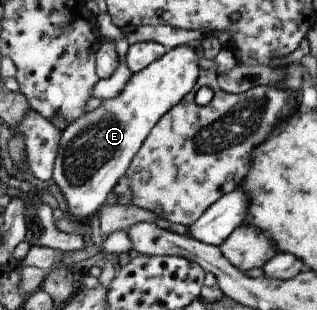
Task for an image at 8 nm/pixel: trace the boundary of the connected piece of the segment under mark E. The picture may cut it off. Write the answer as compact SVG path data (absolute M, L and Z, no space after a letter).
M196 44L195 46L182 45L169 49L144 70L136 74L132 73L122 92L119 92L114 98L102 99L100 106L91 112L84 111L62 130L52 178L64 193L70 213L77 216L78 219L88 223L89 218L99 212L119 179L126 175L133 156L140 150L160 117L193 90L202 70L198 65L199 57L195 47Z

